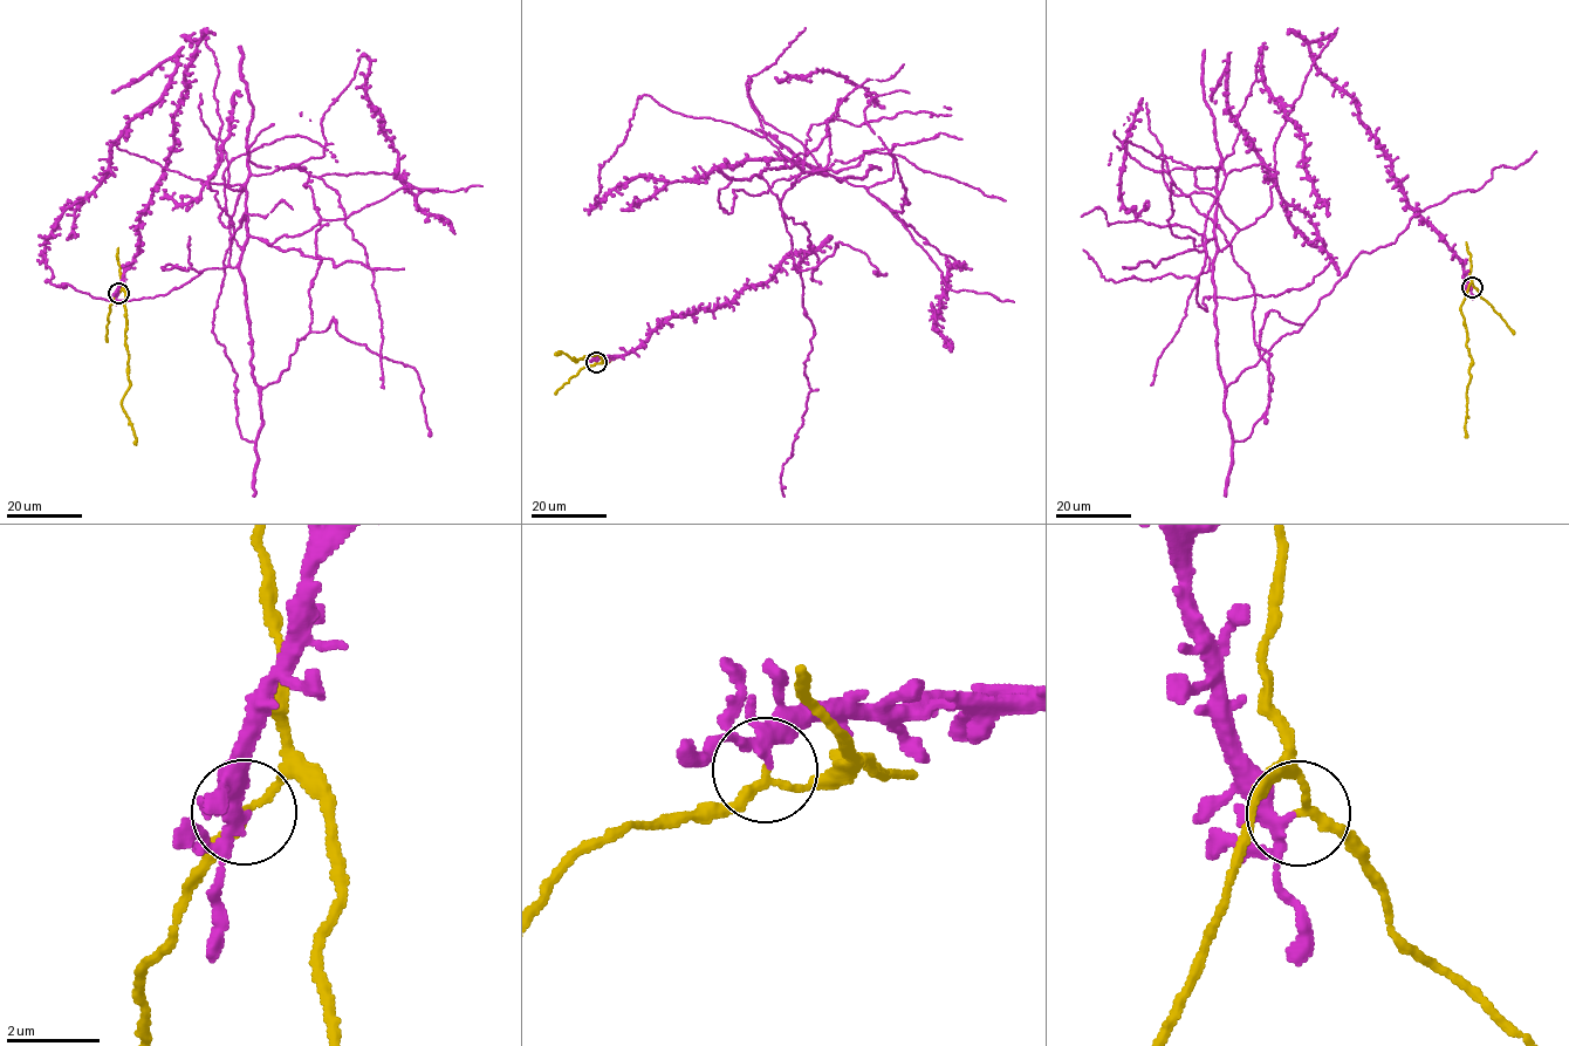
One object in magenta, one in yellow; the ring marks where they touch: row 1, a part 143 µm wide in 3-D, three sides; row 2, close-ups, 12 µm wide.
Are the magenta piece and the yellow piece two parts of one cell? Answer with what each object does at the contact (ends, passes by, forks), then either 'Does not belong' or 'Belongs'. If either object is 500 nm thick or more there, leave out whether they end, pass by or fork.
At the ring magenta forks. At the ring yellow passes by. Does not belong

